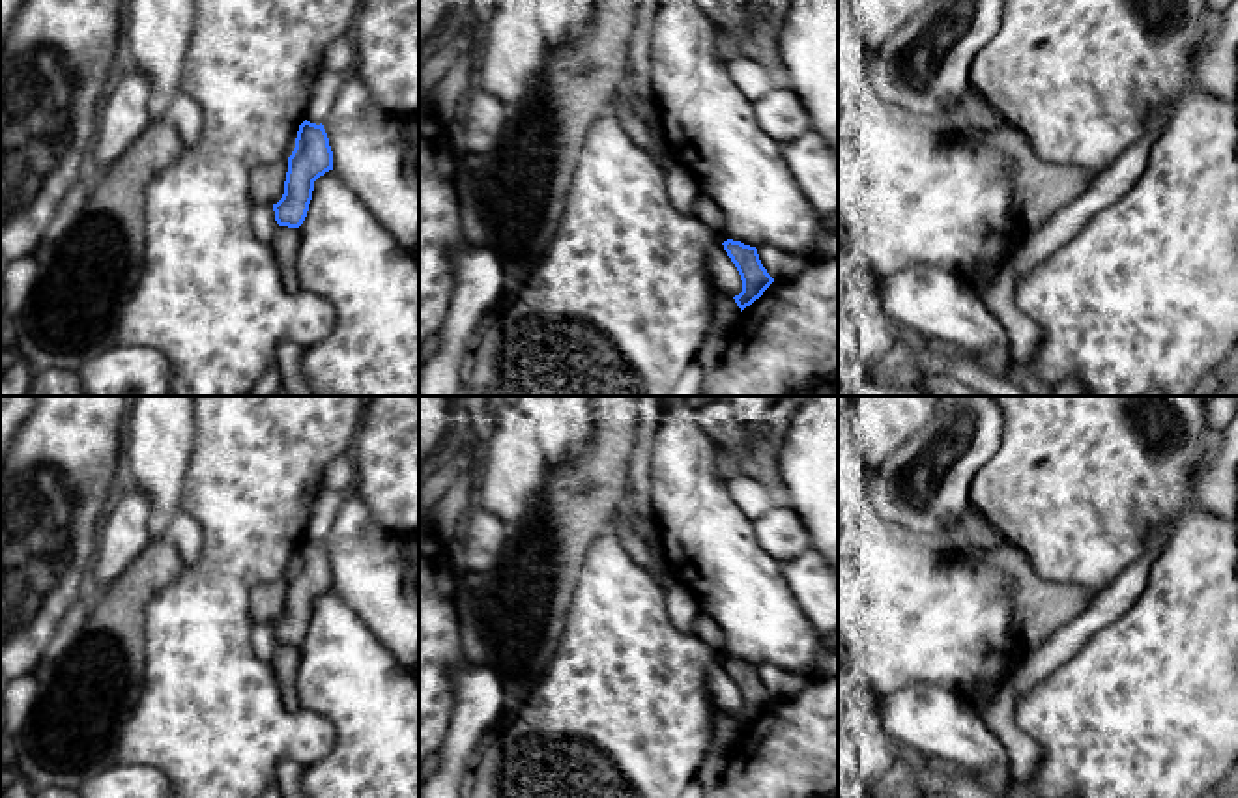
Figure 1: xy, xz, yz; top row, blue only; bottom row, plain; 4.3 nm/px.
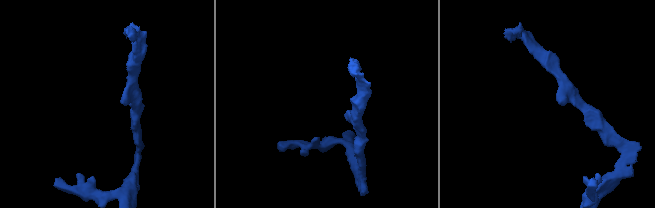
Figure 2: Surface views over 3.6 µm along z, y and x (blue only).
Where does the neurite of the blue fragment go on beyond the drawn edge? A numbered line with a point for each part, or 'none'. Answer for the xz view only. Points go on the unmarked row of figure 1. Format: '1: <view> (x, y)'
none

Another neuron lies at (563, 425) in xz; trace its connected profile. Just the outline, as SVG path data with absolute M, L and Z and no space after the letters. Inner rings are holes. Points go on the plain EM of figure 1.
M518 396L514 407L533 422L552 469L576 462L593 435L589 396Z

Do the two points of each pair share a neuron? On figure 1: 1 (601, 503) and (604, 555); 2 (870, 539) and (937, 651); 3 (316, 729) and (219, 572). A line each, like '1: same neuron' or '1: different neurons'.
1: different neurons
2: same neuron
3: same neuron

